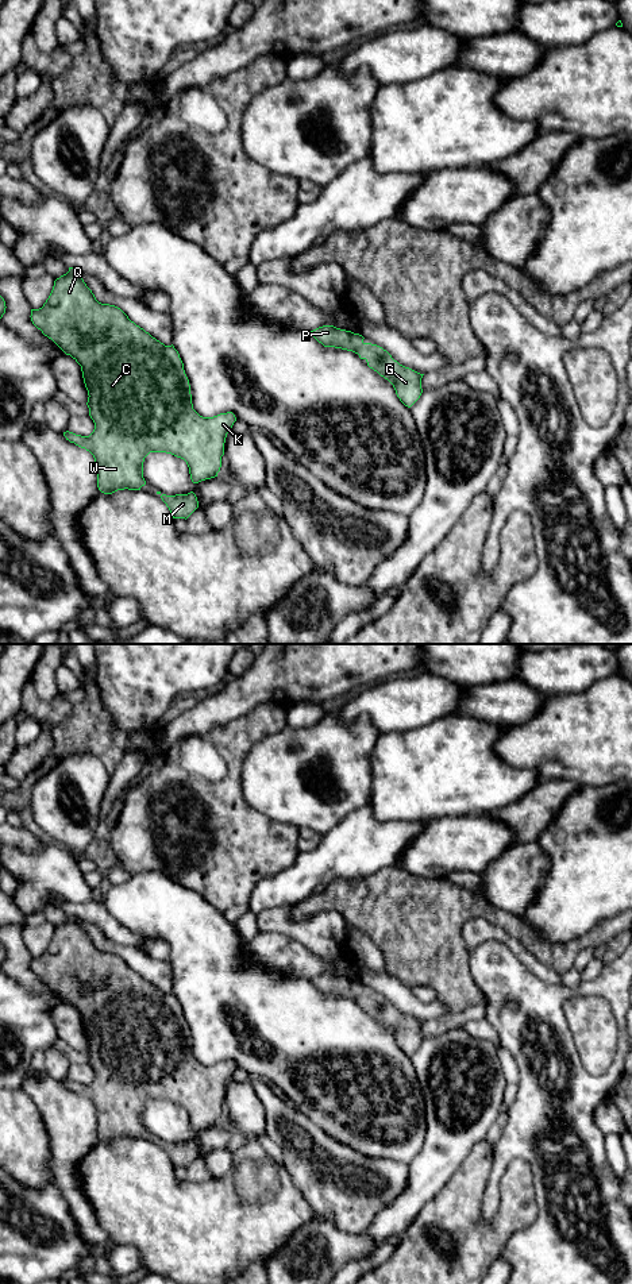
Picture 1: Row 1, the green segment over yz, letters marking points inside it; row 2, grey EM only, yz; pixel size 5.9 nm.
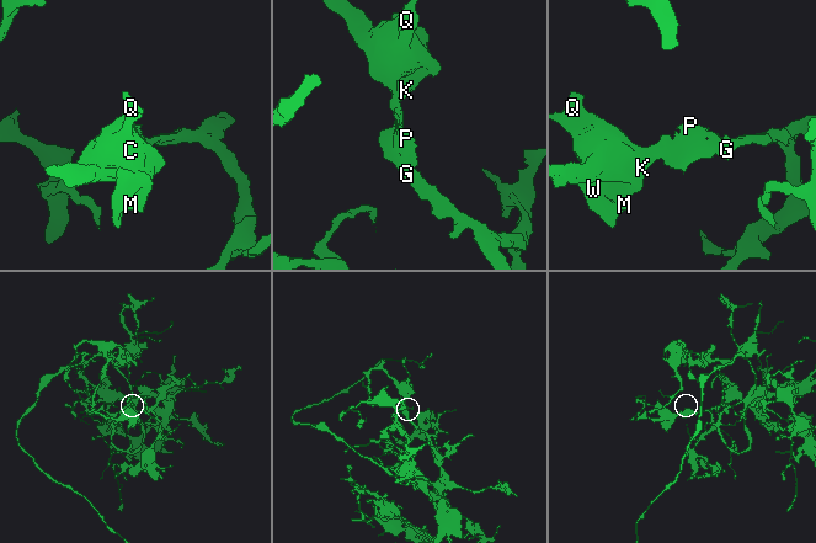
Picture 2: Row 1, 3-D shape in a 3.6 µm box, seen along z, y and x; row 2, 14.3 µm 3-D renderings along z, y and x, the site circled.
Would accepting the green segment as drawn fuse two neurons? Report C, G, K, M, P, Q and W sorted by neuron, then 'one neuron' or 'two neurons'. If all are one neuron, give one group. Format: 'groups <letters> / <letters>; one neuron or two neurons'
groups C G K M P Q W; one neuron

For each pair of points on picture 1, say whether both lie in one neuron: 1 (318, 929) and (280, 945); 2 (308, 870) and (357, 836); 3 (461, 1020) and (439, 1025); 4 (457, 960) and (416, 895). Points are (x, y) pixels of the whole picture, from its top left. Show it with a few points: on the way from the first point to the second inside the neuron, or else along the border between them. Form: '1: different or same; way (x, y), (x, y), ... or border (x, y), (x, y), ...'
1: different; border (262, 932), (282, 933), (320, 957)
2: same; way (320, 866), (335, 858), (345, 848)
3: same; way (455, 1020), (444, 1024)
4: same; way (440, 944), (416, 920), (416, 912)

